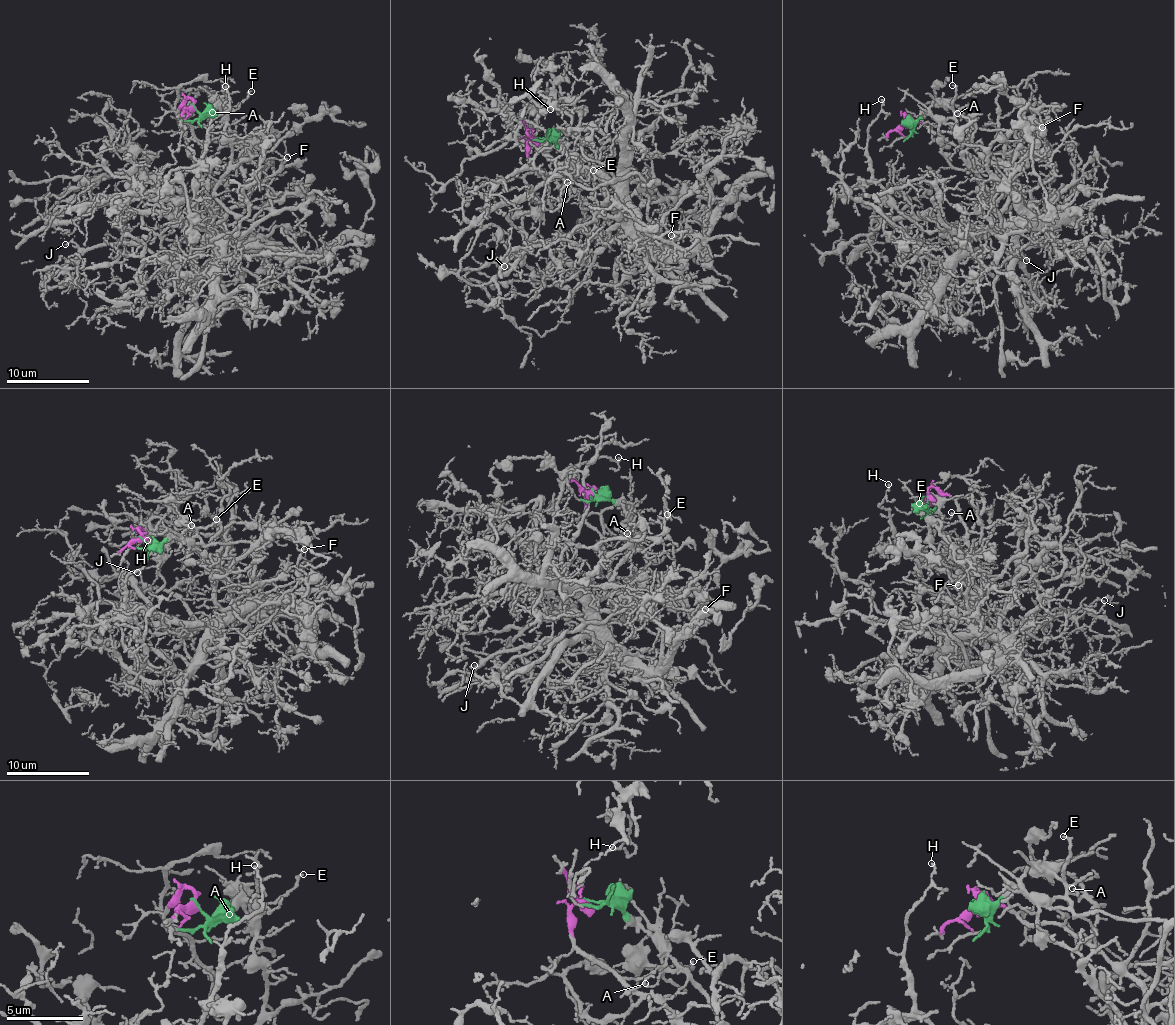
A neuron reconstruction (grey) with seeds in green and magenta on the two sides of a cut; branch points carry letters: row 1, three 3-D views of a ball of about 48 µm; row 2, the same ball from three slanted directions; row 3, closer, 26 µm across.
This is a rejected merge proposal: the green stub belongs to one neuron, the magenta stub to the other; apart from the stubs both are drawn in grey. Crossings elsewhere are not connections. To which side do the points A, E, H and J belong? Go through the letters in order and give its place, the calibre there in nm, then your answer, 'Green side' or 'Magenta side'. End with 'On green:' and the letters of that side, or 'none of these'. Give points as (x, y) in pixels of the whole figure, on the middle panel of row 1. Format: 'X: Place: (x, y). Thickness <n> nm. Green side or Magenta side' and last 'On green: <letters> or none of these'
A: Place: (567, 182). Thickness 150 nm. Green side
E: Place: (593, 170). Thickness 180 nm. Green side
H: Place: (550, 109). Thickness 150 nm. Magenta side
J: Place: (504, 266). Thickness 130 nm. Magenta side
On green: A, E

